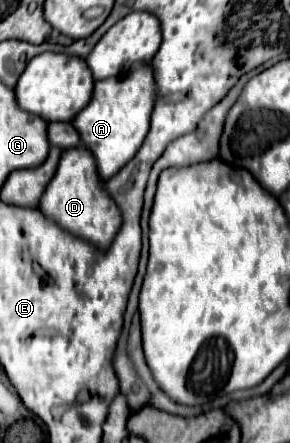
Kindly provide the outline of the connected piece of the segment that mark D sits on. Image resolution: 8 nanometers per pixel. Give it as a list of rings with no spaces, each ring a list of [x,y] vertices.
[[[80,146],[62,152],[56,174],[48,182],[46,190],[42,192],[38,208],[46,218],[54,220],[60,228],[68,230],[70,234],[74,234],[82,240],[96,244],[98,250],[110,248],[110,244],[122,224],[118,206],[106,194],[100,178],[96,176],[96,170],[92,168],[92,156],[88,156],[88,152],[84,152],[84,148],[80,150]]]

